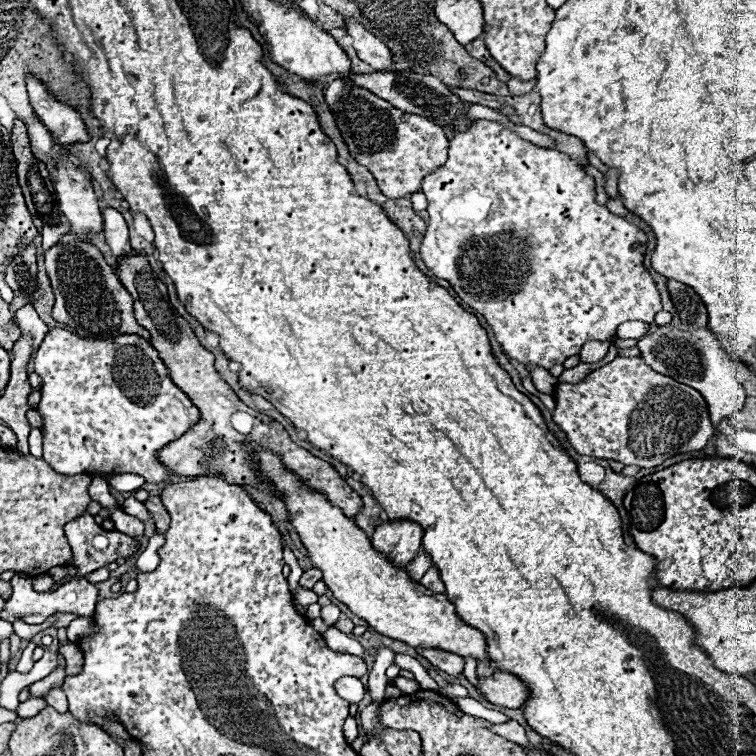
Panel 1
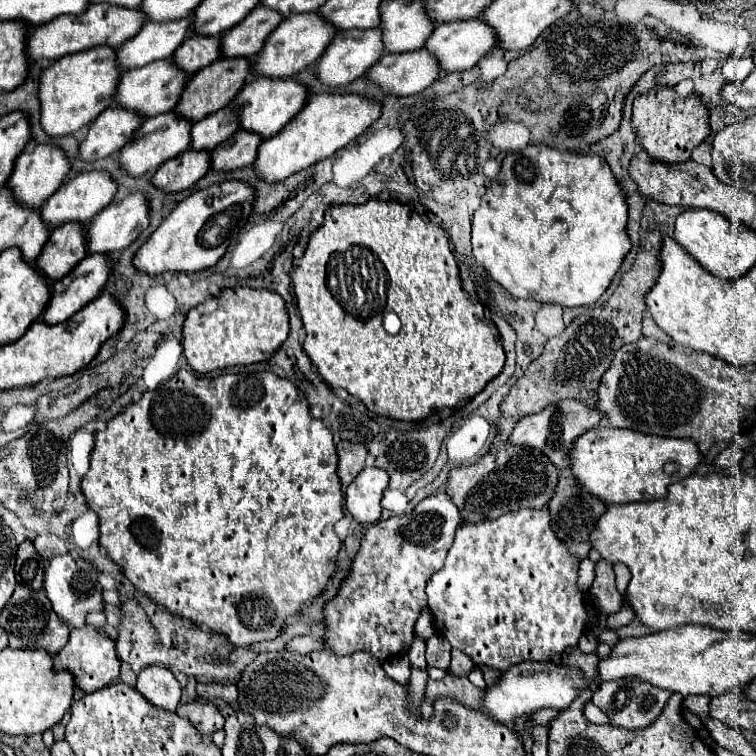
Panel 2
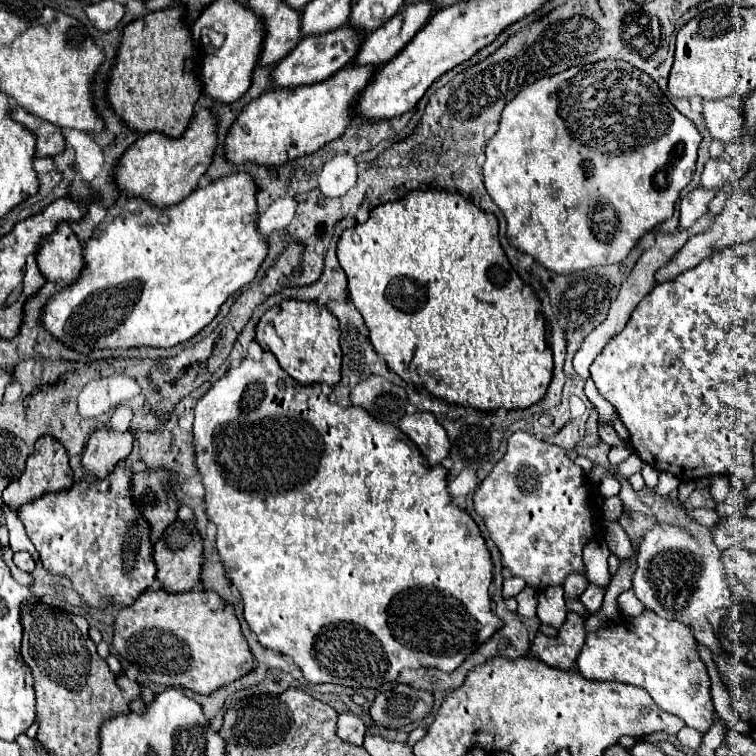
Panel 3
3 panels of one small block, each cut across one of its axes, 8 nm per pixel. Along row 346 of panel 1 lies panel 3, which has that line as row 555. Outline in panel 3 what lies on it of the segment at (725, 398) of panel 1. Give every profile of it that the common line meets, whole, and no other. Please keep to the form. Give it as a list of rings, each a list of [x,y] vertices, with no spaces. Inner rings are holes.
[[[656,522],[638,548],[638,568],[634,572],[632,586],[638,600],[646,608],[654,610],[660,618],[680,620],[692,626],[694,636],[702,646],[714,654],[730,656],[722,650],[718,638],[714,636],[712,624],[708,622],[708,614],[734,604],[720,554],[722,552],[716,546],[710,546],[710,552],[702,550],[702,546],[688,530]]]

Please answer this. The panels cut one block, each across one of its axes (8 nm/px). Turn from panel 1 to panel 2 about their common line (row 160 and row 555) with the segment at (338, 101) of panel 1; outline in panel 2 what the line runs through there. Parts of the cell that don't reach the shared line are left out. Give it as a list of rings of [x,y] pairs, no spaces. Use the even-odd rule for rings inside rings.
[[[444,492],[424,498],[410,514],[394,516],[372,524],[362,538],[360,554],[354,558],[352,564],[352,574],[342,582],[342,588],[336,594],[336,598],[324,606],[326,624],[324,638],[328,648],[340,656],[352,654],[356,650],[372,652],[372,656],[376,656],[380,662],[384,662],[388,654],[398,656],[404,650],[408,652],[408,646],[412,644],[414,638],[414,624],[422,608],[426,608],[424,586],[432,576],[432,570],[438,570],[444,564],[444,554],[448,552],[448,546],[452,546],[454,532],[460,524],[462,524],[460,510]]]

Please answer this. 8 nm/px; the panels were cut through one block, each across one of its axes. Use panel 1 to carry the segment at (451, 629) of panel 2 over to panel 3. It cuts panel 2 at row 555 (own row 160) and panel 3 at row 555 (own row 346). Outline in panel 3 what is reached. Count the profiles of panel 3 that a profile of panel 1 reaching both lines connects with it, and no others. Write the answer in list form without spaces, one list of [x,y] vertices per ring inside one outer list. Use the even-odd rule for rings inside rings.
[[[514,432],[508,440],[508,450],[504,458],[492,468],[486,480],[474,494],[474,508],[482,516],[490,538],[502,554],[504,566],[514,574],[522,576],[528,586],[548,588],[558,586],[570,572],[584,572],[582,548],[590,538],[600,532],[600,524],[592,518],[588,482],[580,466],[572,462],[568,452],[556,444],[538,440],[528,432]]]

